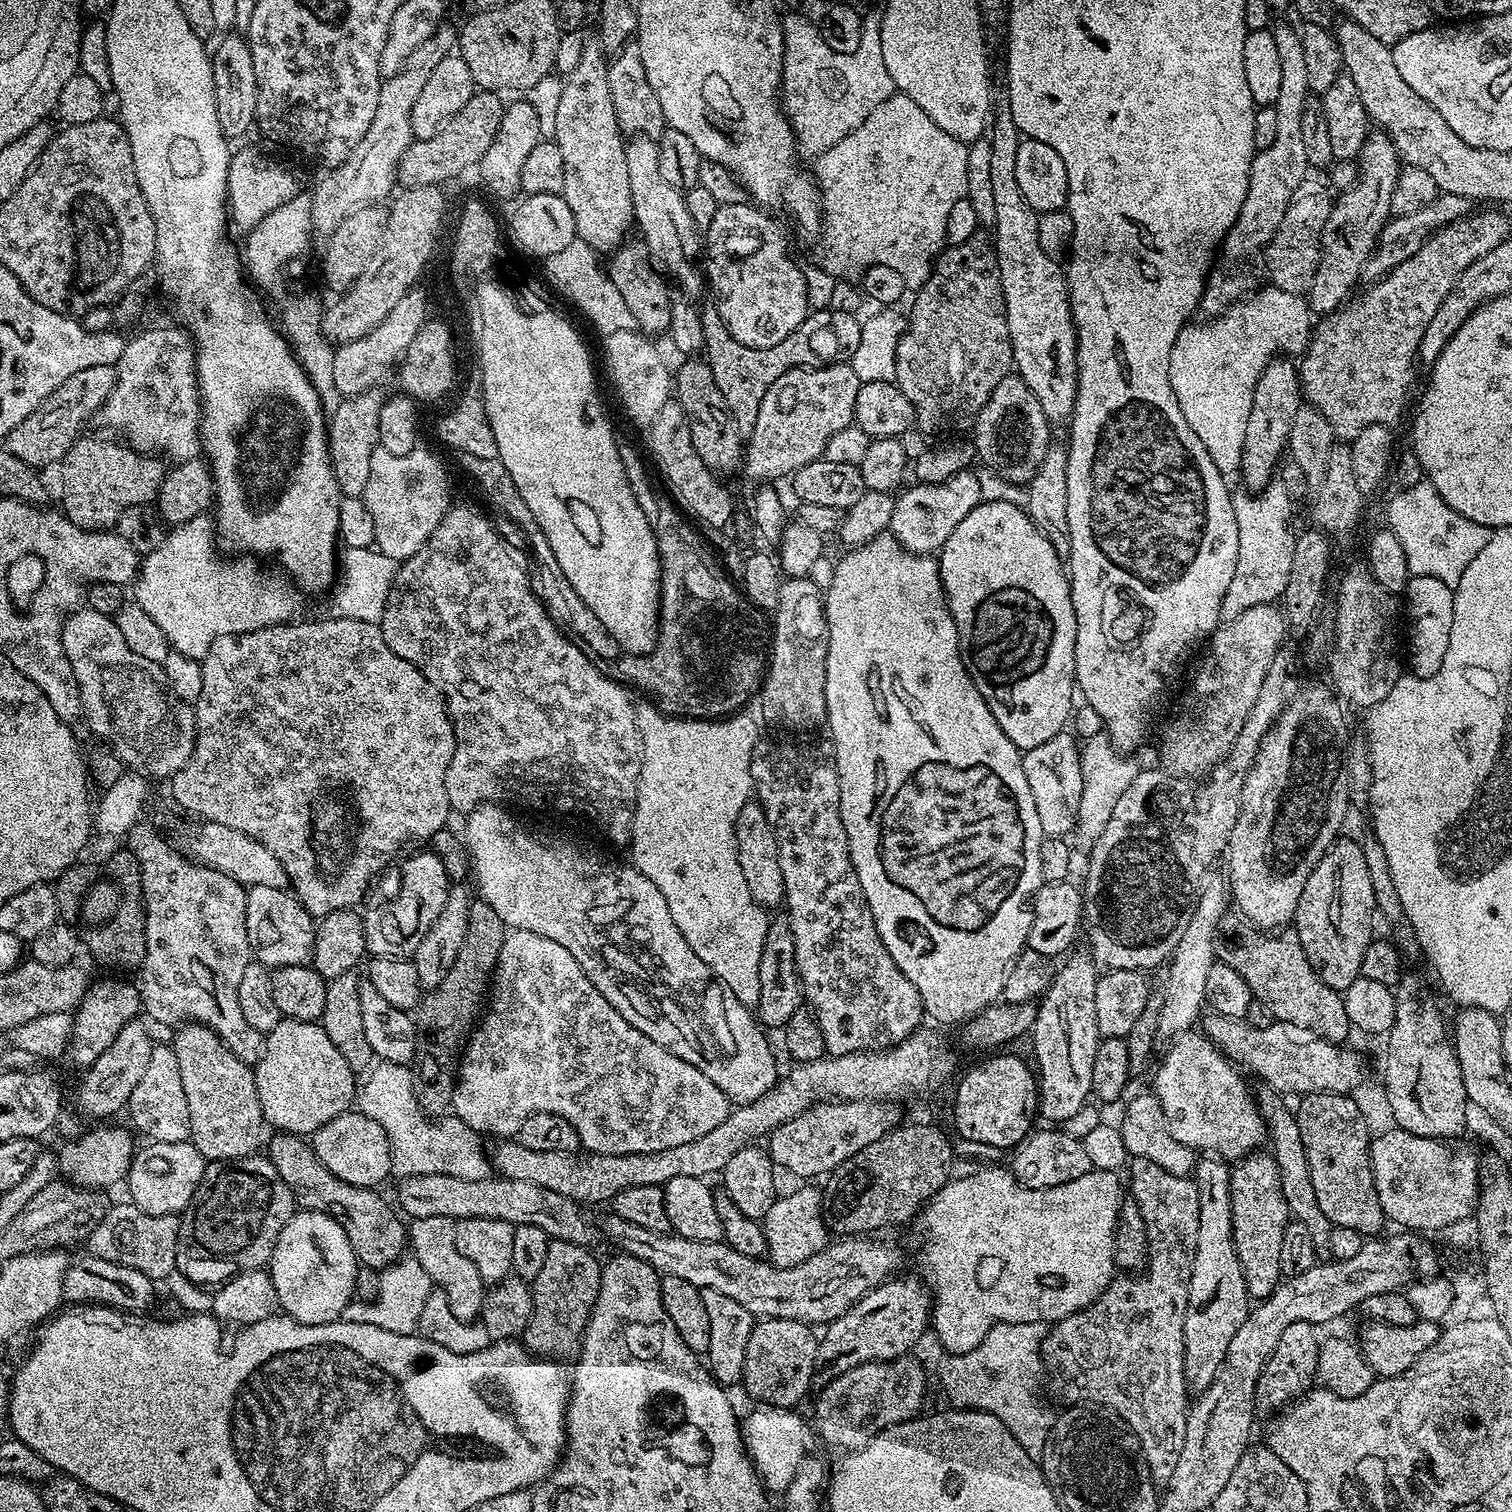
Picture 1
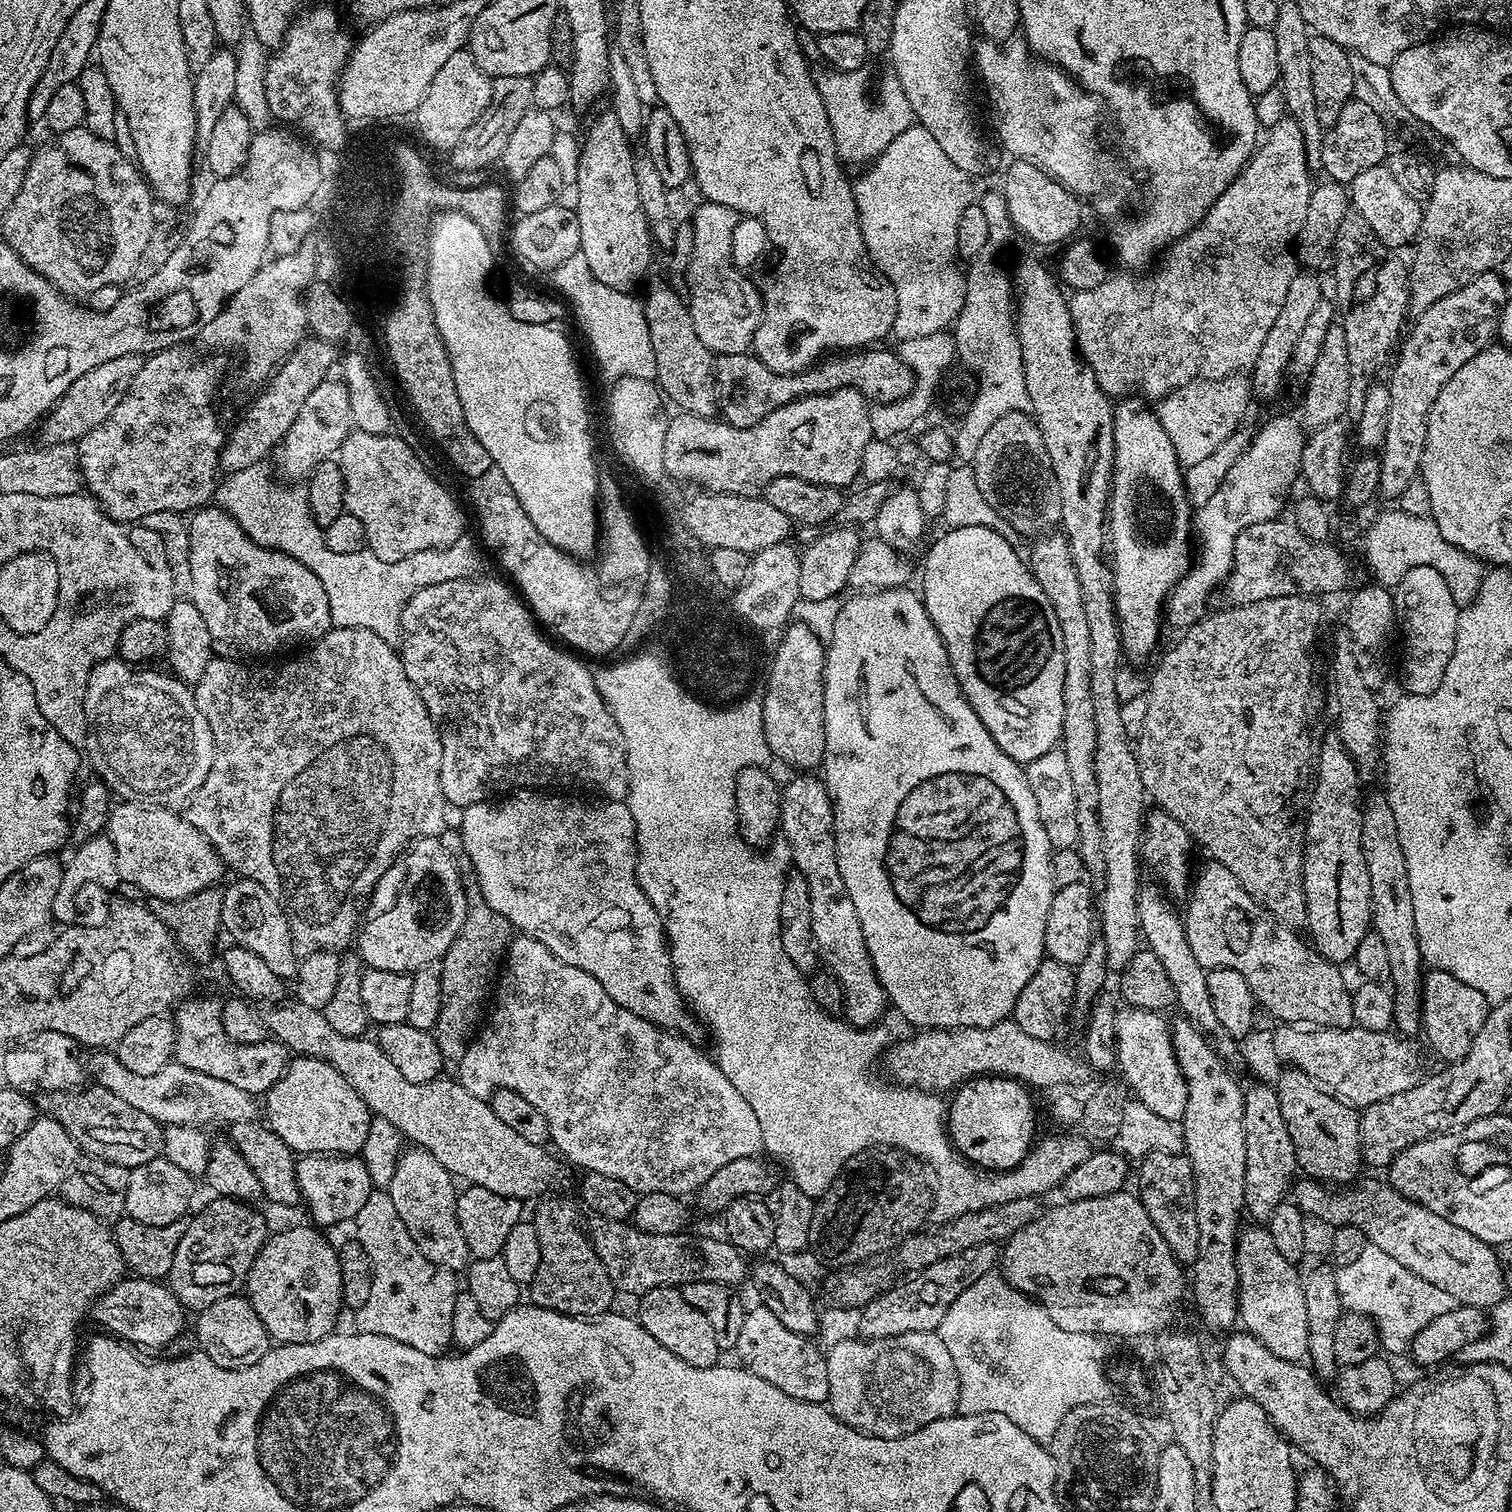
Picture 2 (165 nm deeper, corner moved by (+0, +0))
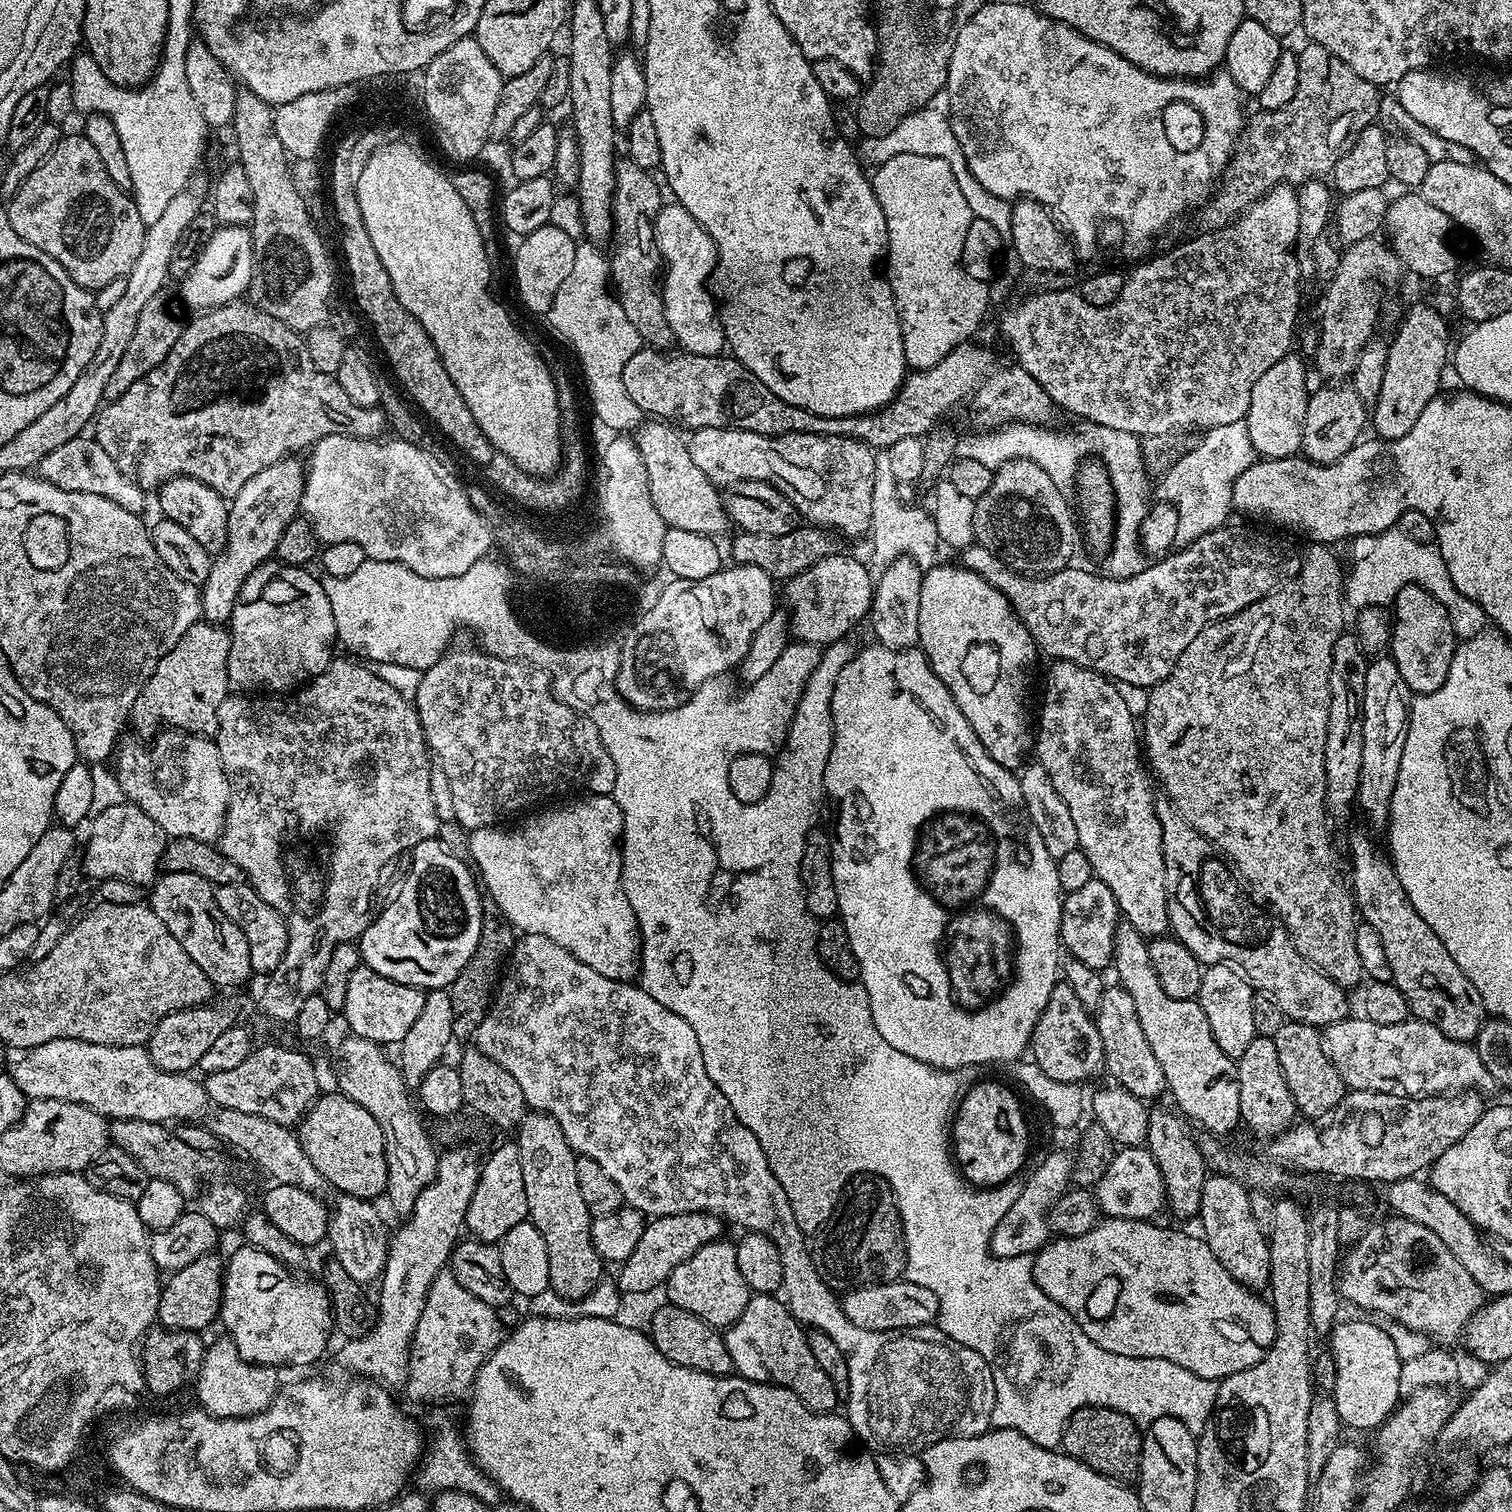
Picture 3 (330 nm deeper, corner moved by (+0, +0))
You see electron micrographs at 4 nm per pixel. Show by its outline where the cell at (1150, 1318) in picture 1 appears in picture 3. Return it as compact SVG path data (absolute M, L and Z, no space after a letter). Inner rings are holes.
M1153 1107L1148 1114L1146 1147L1164 1179L1164 1198L1167 1211L1176 1216L1199 1217L1202 1206L1202 1186L1209 1178L1209 1170L1202 1162L1201 1151L1191 1138L1189 1121L1179 1111Z

